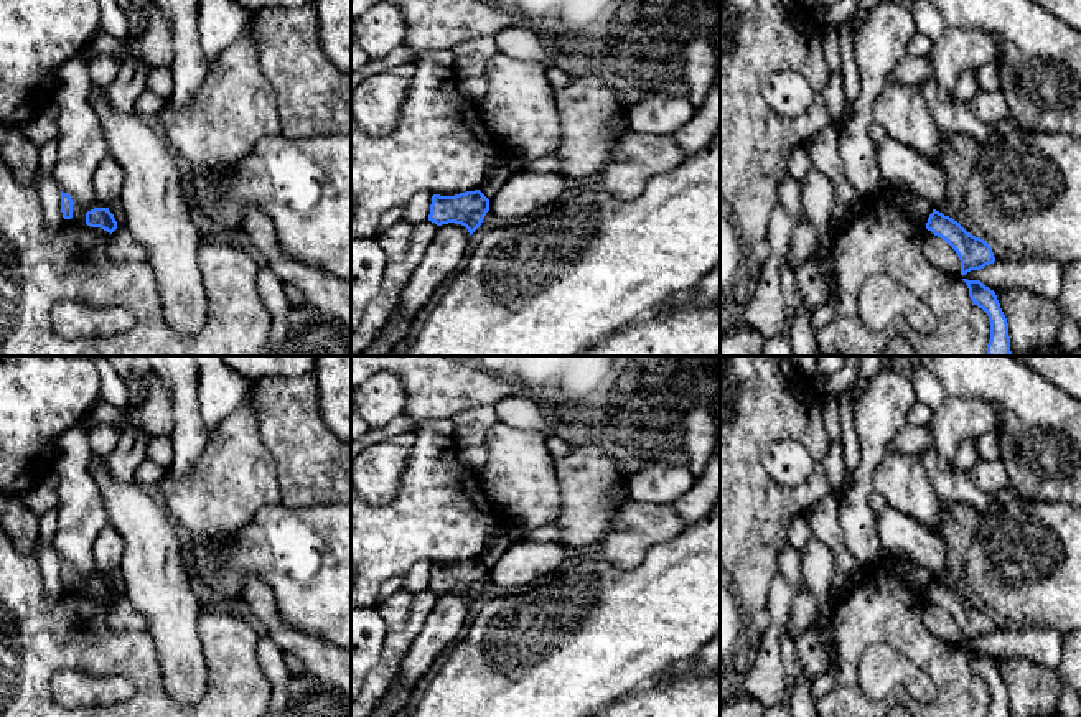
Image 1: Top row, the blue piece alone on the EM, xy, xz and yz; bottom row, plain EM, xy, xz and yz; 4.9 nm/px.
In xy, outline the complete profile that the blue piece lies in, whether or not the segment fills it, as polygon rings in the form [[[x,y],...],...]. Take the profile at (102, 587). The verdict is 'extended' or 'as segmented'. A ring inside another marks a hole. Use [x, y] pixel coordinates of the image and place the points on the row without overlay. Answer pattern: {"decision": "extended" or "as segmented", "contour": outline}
{"decision": "as segmented", "contour": [[[94,577],[87,580],[86,593],[91,597],[101,597],[110,603],[117,598],[117,590],[109,577]]]}

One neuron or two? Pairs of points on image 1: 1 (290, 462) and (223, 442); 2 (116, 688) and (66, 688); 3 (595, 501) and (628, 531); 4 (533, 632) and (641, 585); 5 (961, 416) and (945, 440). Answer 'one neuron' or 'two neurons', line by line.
1: two neurons
2: one neuron
3: two neurons
4: one neuron
5: one neuron

